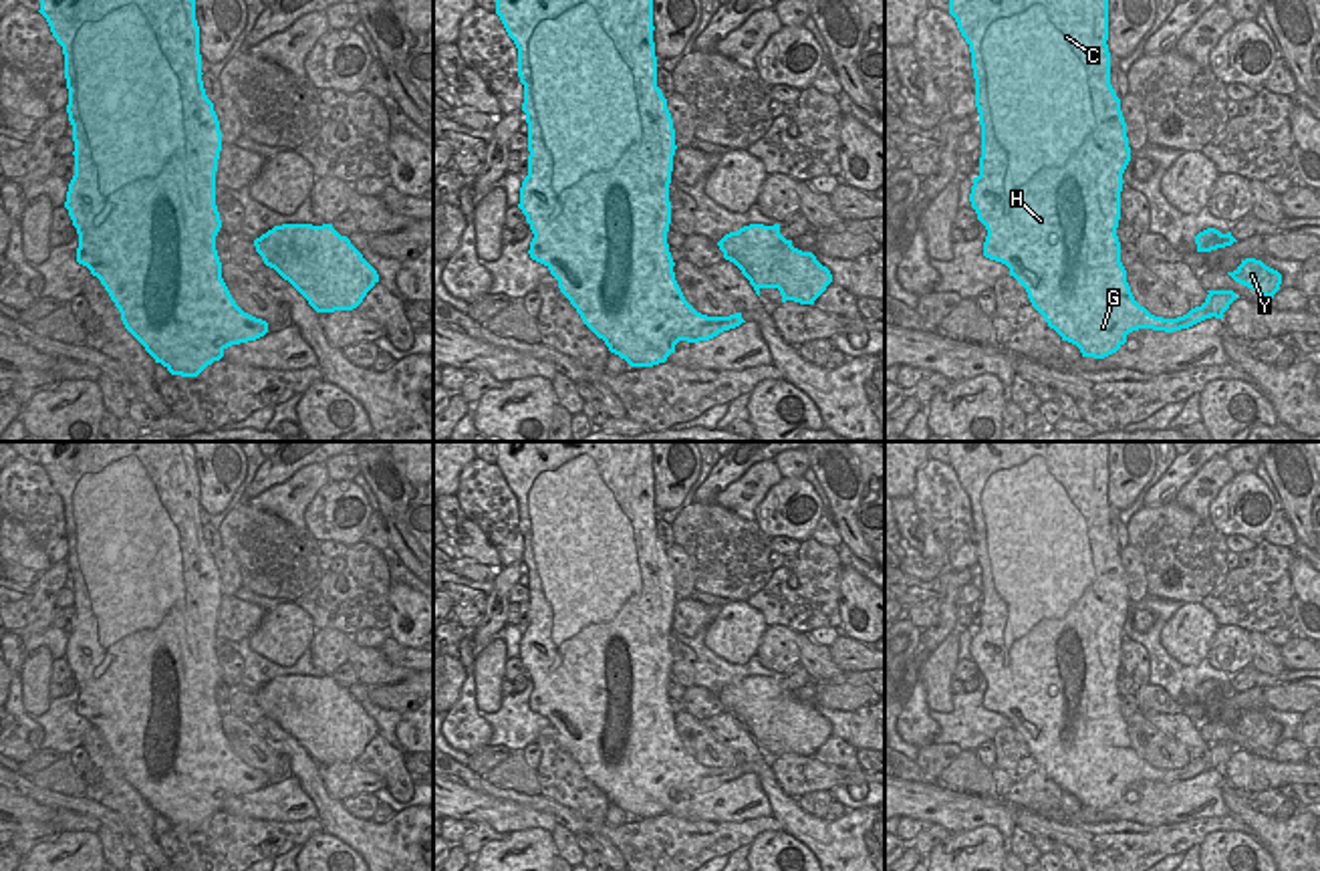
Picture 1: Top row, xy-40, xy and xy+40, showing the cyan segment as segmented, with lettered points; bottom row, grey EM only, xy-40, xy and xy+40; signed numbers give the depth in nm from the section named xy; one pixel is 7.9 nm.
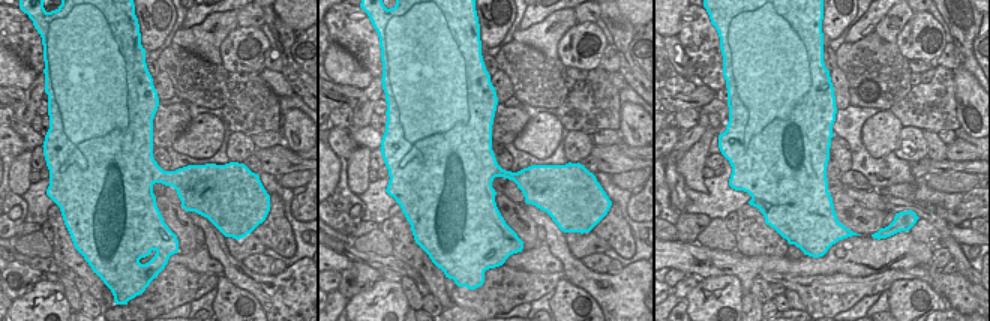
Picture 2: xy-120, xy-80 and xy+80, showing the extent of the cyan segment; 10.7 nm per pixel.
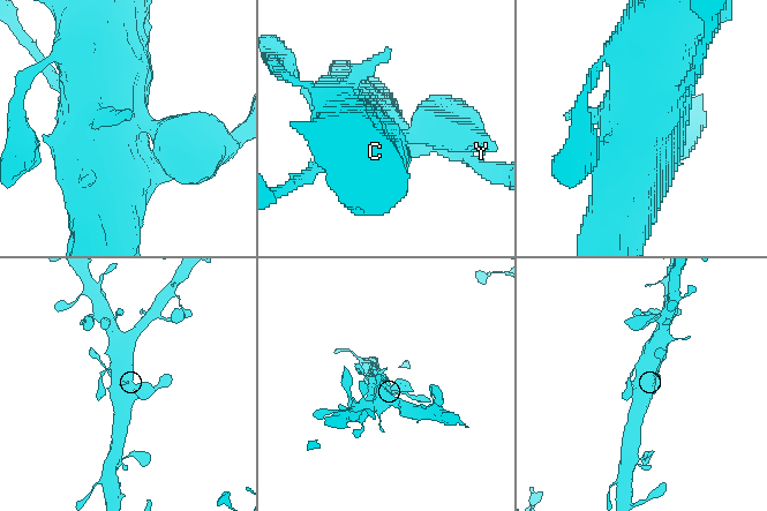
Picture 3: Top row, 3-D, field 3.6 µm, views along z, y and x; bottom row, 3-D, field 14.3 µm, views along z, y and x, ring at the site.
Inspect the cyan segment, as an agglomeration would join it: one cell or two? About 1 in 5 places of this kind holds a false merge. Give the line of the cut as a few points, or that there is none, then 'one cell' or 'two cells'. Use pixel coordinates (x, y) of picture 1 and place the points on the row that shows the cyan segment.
no cut | one cell

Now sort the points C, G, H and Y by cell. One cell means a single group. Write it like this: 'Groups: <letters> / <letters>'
Groups: C G H Y.

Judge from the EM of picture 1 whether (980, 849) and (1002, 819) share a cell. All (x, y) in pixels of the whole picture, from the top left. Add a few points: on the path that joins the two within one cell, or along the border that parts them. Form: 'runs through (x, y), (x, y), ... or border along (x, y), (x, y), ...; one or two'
border along (952, 831), (992, 825), (1006, 841); two

